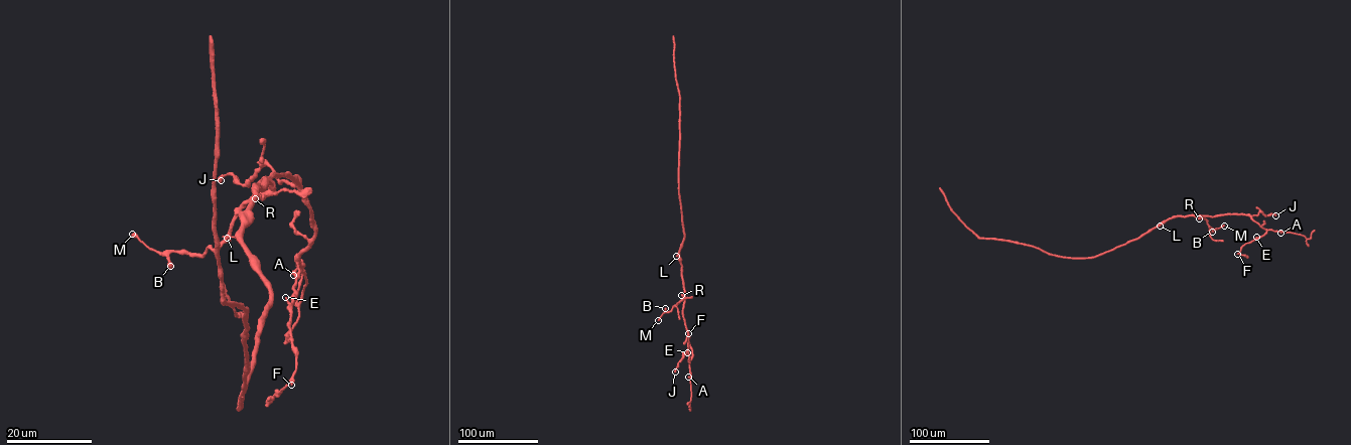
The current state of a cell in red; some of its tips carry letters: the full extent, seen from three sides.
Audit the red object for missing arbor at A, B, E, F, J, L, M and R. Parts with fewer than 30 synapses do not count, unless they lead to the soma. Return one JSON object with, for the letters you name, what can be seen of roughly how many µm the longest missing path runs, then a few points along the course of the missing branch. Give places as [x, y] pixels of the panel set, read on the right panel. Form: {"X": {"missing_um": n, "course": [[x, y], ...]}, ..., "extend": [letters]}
{"L": {"missing_um": 45, "course": [[1160, 226], [1144, 253]]}, "extend": ["L"]}

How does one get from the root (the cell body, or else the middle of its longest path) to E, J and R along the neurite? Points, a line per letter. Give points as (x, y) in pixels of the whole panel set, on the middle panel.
E: (679, 260), (684, 292), (683, 317), (692, 355), (689, 362), (687, 352)
J: (679, 260), (684, 292), (683, 317), (689, 347), (675, 372)
R: (679, 260), (684, 298), (681, 295)

